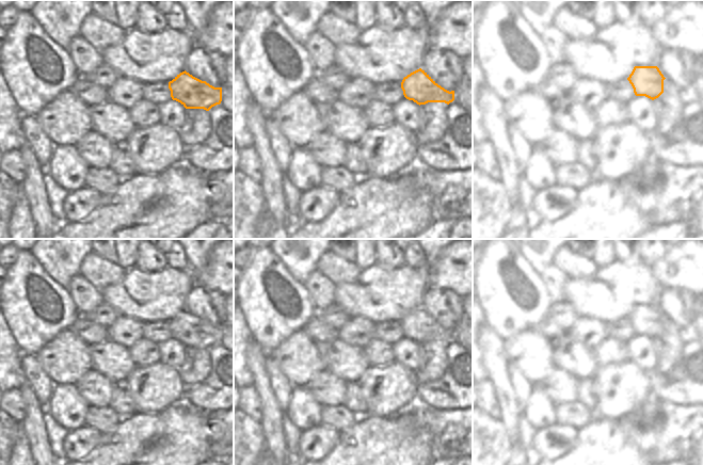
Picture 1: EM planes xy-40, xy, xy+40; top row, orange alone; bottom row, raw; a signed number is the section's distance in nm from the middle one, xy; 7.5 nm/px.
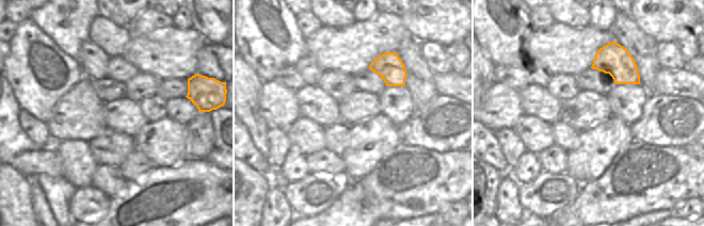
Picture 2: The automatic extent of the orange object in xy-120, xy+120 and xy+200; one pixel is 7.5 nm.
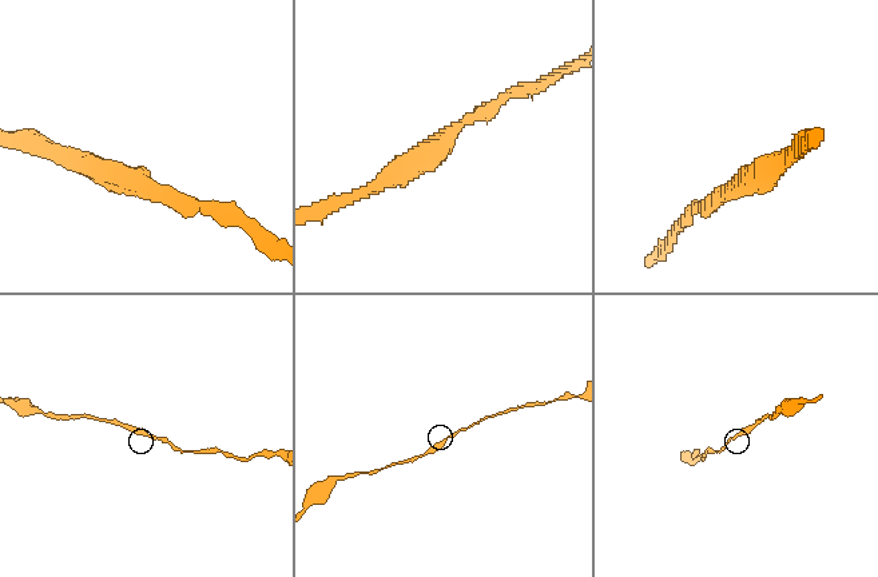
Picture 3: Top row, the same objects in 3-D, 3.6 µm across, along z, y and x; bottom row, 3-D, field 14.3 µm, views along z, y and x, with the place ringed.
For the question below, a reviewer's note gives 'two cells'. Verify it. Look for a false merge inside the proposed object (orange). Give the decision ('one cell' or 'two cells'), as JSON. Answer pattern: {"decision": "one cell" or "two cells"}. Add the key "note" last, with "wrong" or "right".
{"decision": "one cell", "note": "wrong"}

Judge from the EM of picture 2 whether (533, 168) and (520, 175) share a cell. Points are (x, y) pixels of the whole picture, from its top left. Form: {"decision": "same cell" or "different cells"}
{"decision": "same cell"}

